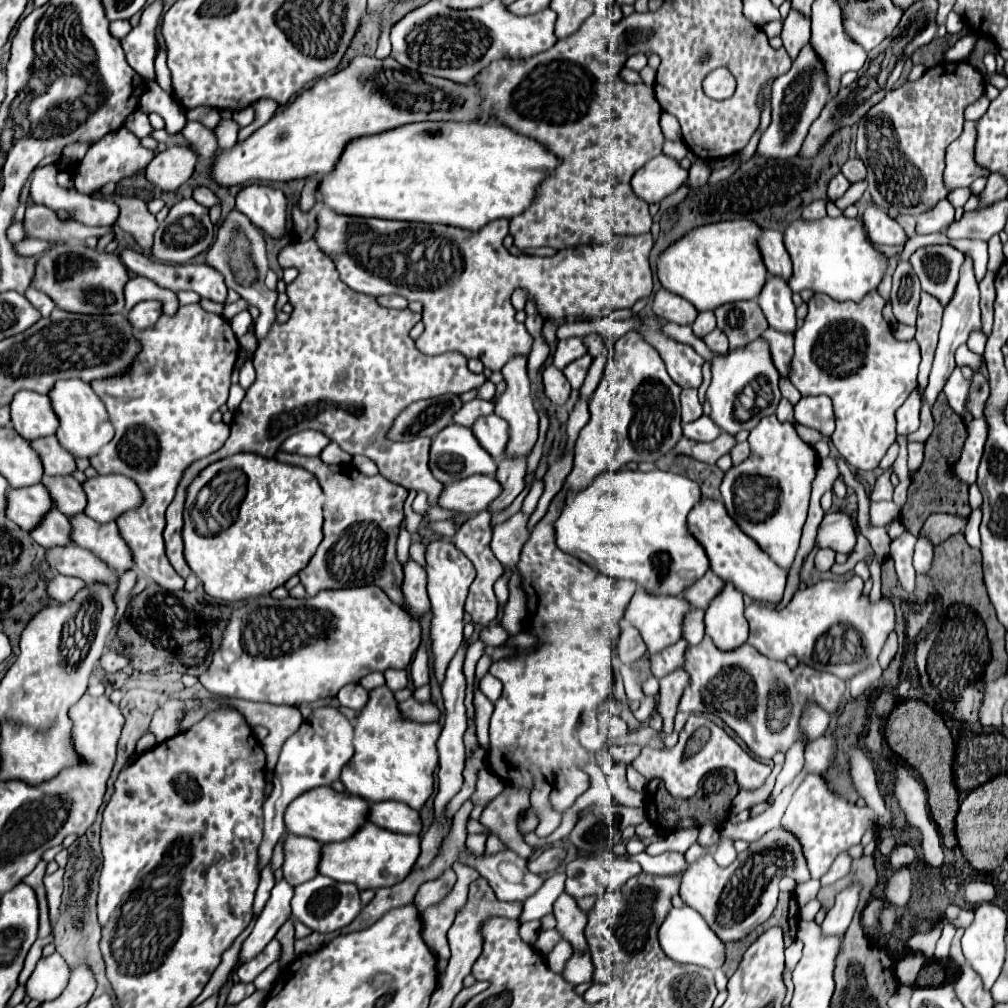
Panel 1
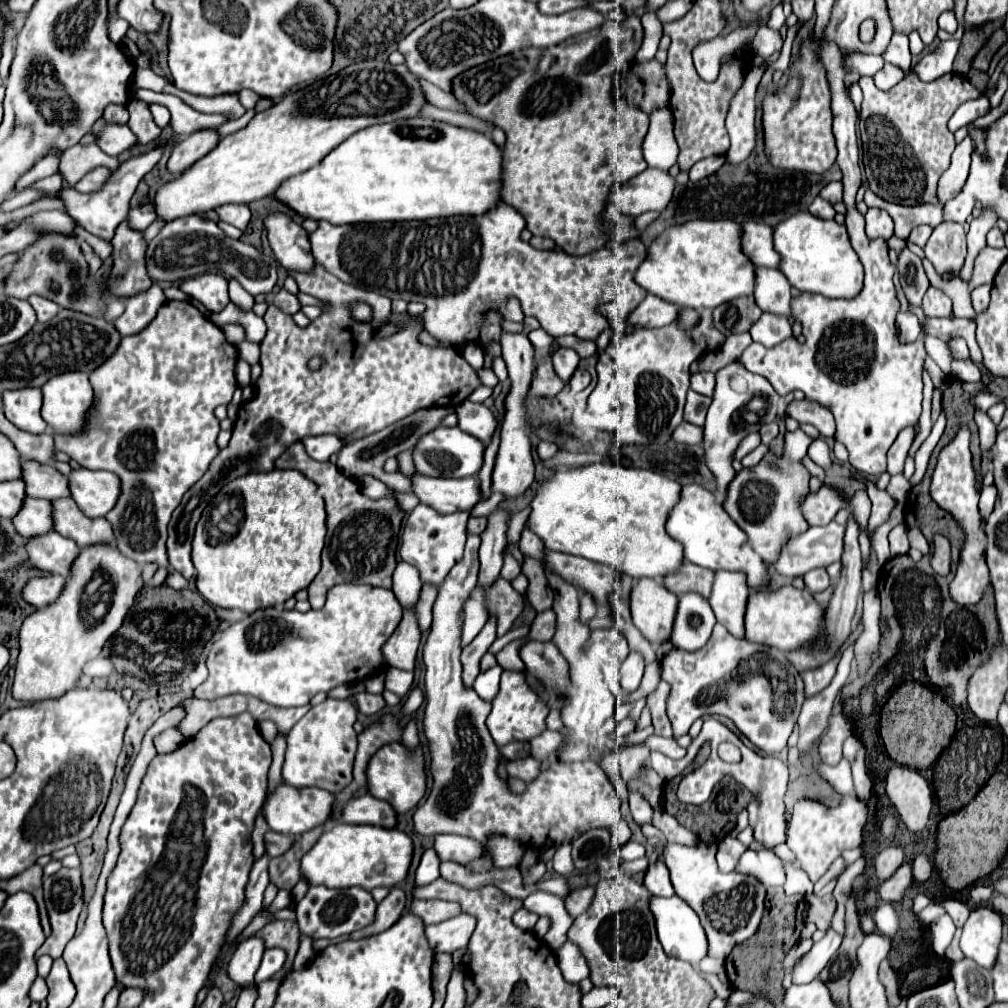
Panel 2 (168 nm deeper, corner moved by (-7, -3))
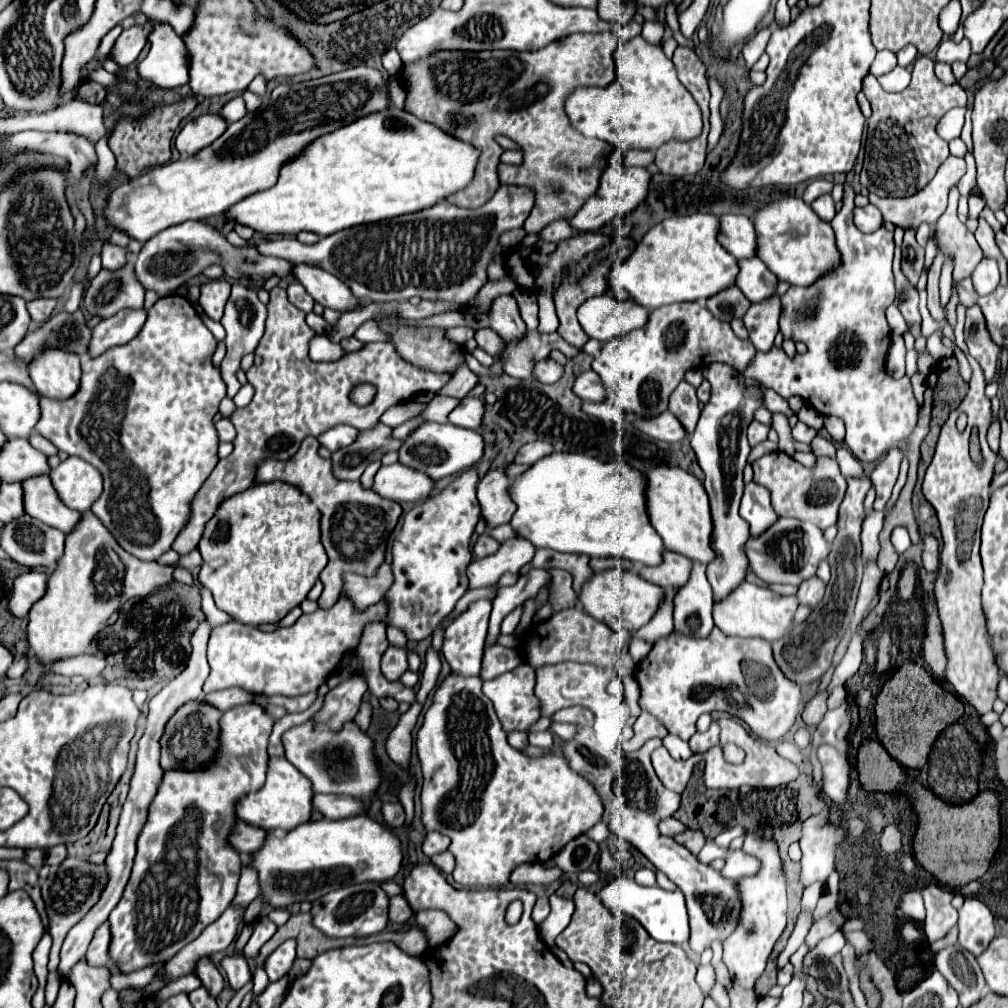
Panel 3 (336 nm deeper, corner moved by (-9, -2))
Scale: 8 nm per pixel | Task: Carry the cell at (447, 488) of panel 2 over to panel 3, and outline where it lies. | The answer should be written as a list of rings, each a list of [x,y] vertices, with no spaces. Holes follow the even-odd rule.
[[[401,463],[381,467],[379,473],[375,475],[375,485],[373,491],[379,495],[393,499],[397,503],[403,501],[423,501],[433,495],[435,481],[423,471],[411,471],[411,467],[403,467]]]

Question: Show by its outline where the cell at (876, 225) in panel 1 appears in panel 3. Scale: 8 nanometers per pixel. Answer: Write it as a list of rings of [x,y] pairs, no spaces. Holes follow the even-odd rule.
[[[875,205],[857,207],[855,209],[855,225],[863,233],[873,233],[873,231],[883,227],[883,215],[881,215],[881,211]]]

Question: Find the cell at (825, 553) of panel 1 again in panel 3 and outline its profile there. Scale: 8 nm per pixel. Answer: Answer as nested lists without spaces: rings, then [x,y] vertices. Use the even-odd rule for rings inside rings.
[[[811,577],[807,581],[801,583],[799,591],[797,591],[797,597],[803,605],[817,605],[821,599],[823,599],[823,593],[825,593],[825,583],[819,579],[819,577]]]

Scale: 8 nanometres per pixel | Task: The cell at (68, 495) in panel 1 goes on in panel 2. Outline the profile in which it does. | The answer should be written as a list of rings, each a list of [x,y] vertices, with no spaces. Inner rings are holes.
[[[21,460],[21,478],[25,482],[27,496],[45,500],[69,496],[67,478],[51,464],[33,464],[33,460]]]

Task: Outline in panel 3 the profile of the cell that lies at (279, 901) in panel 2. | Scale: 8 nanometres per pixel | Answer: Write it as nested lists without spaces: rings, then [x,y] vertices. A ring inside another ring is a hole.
[[[261,917],[253,935],[251,935],[251,939],[249,939],[249,943],[245,945],[245,951],[243,951],[245,957],[253,957],[253,959],[259,957],[259,951],[261,951],[263,943],[269,941],[275,935],[275,931],[277,931],[277,925],[269,917]]]

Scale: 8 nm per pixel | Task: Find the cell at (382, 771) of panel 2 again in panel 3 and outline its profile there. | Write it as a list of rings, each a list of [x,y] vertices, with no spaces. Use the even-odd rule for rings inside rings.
[[[391,803],[391,805],[385,805],[383,807],[383,817],[387,821],[389,827],[399,827],[405,823],[405,811],[403,811],[403,805],[401,803]]]

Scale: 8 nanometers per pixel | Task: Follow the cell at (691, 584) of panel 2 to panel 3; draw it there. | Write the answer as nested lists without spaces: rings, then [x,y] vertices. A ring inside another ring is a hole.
[[[665,551],[663,563],[659,567],[643,567],[639,573],[643,573],[647,581],[657,583],[663,589],[675,589],[675,587],[683,587],[687,583],[691,565],[693,563],[687,557]]]

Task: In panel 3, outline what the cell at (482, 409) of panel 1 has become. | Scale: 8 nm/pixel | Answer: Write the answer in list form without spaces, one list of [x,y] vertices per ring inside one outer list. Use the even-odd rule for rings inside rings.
[[[414,418],[407,421],[404,424],[393,429],[392,437],[396,439],[404,440],[410,433],[412,433],[417,427],[422,424],[421,418]]]

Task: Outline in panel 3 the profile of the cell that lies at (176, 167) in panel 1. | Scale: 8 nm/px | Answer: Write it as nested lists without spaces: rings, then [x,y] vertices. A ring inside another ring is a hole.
[[[201,115],[189,121],[175,139],[175,147],[183,157],[195,155],[203,147],[219,139],[227,129],[227,123],[219,115]]]

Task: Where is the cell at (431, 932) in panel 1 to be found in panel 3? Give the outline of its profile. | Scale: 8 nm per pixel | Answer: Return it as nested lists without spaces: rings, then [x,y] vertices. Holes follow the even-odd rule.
[[[421,909],[415,913],[415,921],[427,929],[431,943],[441,943],[455,929],[449,915],[441,909]]]

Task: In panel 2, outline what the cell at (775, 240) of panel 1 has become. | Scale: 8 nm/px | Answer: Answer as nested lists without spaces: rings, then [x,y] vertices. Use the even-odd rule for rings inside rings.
[[[741,224],[741,250],[755,266],[777,268],[779,254],[773,250],[773,228],[767,224]]]

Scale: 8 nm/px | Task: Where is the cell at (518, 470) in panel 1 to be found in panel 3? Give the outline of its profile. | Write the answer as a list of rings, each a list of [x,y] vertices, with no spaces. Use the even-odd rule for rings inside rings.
[[[477,599],[445,627],[443,655],[459,675],[479,675],[491,599]]]

